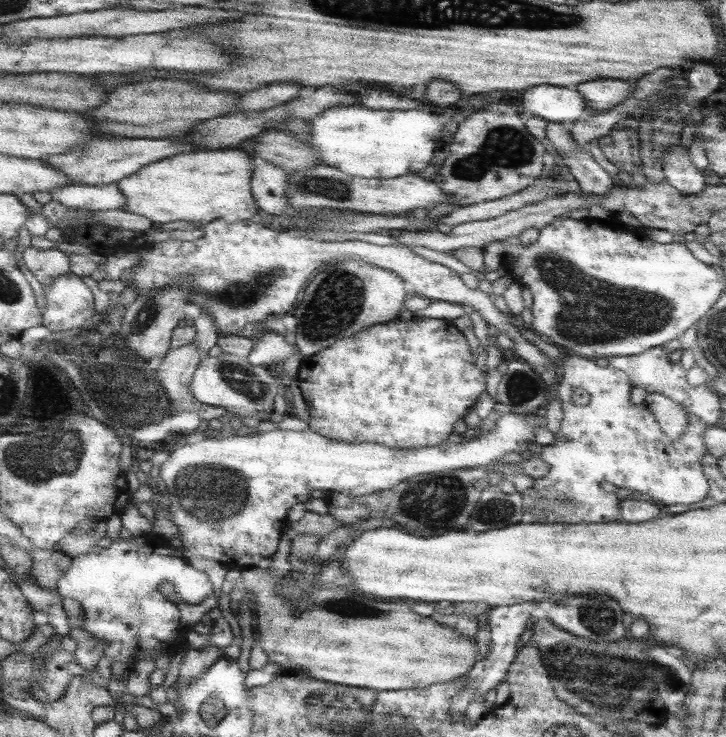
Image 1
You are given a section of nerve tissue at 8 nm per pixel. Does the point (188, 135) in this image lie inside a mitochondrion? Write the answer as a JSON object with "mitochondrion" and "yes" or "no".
{"mitochondrion":"no"}

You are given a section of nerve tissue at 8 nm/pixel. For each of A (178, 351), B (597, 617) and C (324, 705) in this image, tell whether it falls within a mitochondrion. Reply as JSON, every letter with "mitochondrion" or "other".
{"A":"other","B":"mitochondrion","C":"mitochondrion"}

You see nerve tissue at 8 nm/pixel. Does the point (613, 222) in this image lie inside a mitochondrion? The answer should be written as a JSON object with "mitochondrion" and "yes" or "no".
{"mitochondrion":"no"}

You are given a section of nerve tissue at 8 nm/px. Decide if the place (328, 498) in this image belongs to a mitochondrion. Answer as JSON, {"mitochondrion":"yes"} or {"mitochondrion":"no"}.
{"mitochondrion":"no"}

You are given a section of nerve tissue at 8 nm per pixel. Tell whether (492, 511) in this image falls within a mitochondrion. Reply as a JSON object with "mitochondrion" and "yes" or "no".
{"mitochondrion":"yes"}

